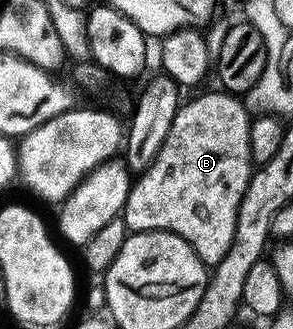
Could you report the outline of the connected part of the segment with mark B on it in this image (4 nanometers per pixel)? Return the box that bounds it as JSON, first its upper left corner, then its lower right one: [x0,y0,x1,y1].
[124,92,256,268]

